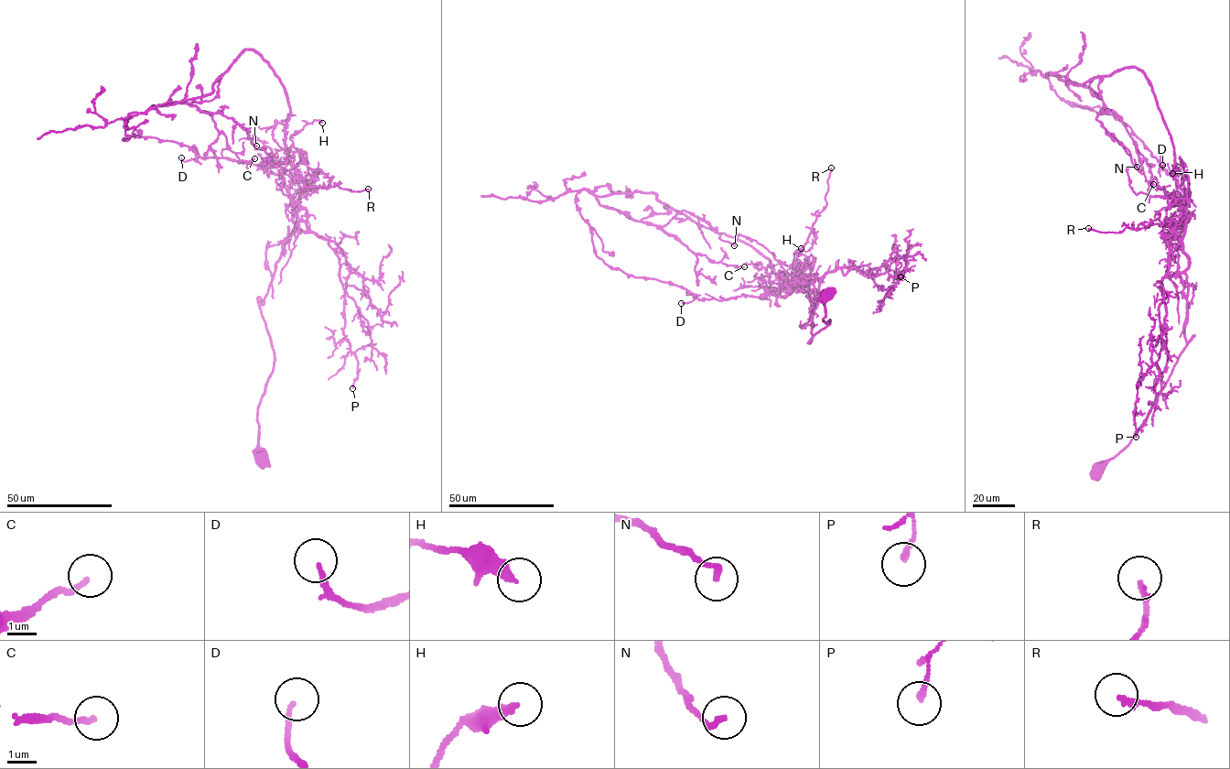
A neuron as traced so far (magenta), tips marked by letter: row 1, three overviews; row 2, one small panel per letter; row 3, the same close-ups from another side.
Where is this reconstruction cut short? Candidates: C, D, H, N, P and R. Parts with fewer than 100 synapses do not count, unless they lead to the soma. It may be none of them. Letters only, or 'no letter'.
no letter

